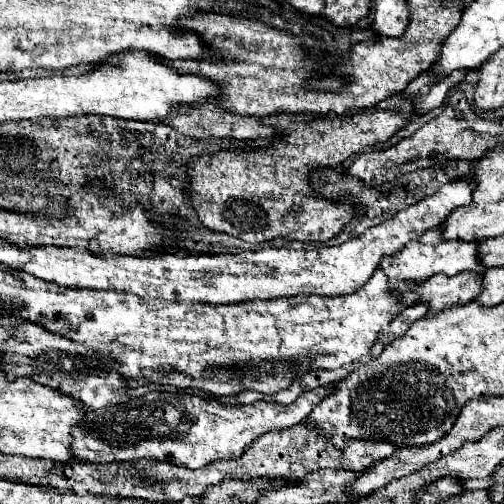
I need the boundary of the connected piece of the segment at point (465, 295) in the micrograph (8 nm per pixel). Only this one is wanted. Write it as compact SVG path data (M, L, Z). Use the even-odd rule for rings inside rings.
M459 272L457 276L435 274L421 286L419 302L429 304L427 316L433 316L449 306L475 300L483 290L483 276L477 272Z

